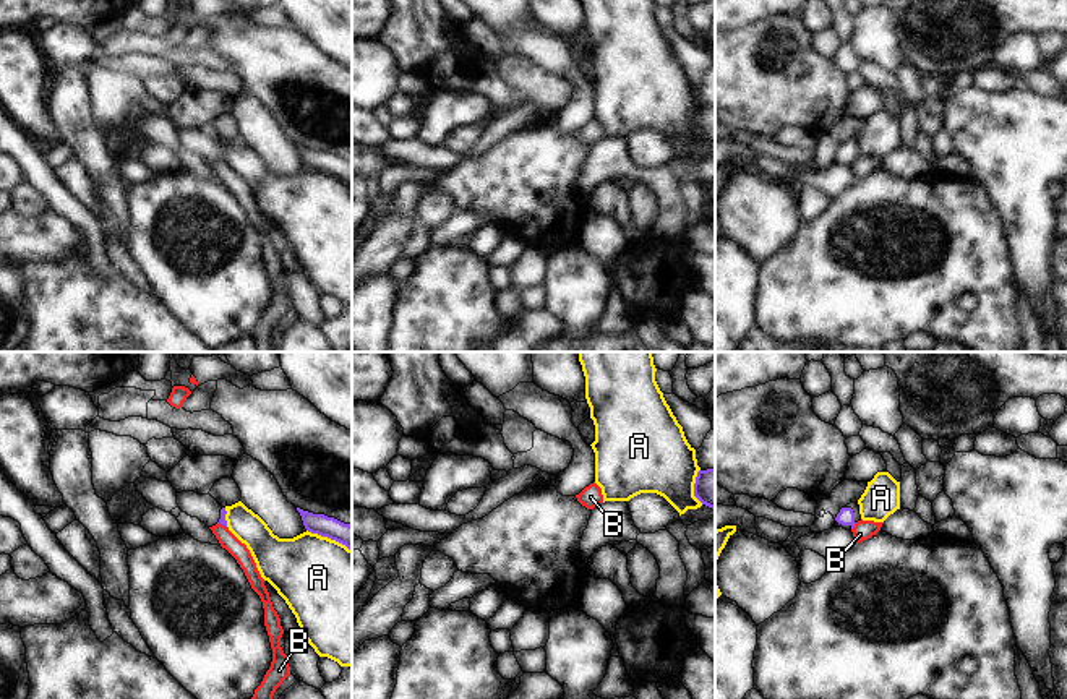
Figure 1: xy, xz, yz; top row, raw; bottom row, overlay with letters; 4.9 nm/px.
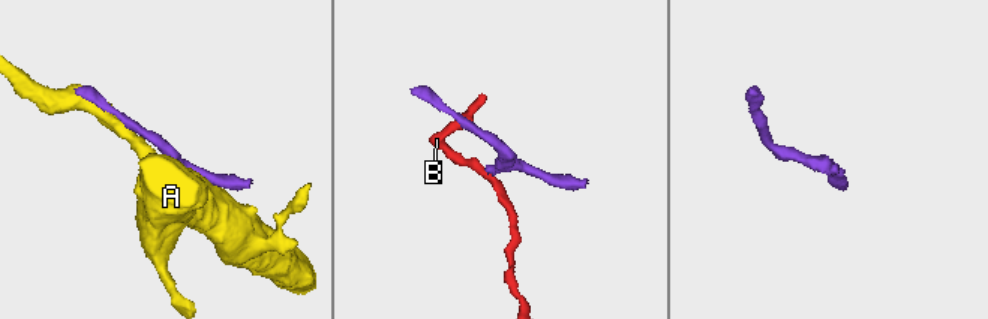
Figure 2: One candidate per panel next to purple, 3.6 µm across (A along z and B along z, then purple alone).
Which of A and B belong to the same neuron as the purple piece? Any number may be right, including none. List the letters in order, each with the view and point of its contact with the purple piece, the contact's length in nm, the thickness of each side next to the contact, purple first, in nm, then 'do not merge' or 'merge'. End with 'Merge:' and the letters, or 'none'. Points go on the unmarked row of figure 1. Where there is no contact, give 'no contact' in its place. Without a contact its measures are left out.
A: xy (329, 174) | 240 nm | 110/440 nm | do not merge
B: yz (853, 162) | 50 nm | 80/100 nm | do not merge
Merge: none

